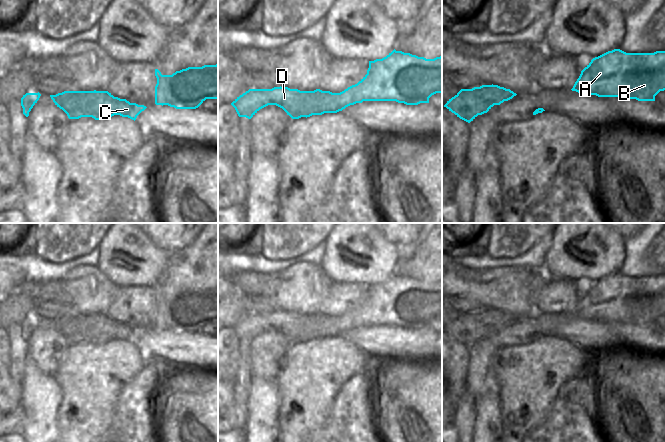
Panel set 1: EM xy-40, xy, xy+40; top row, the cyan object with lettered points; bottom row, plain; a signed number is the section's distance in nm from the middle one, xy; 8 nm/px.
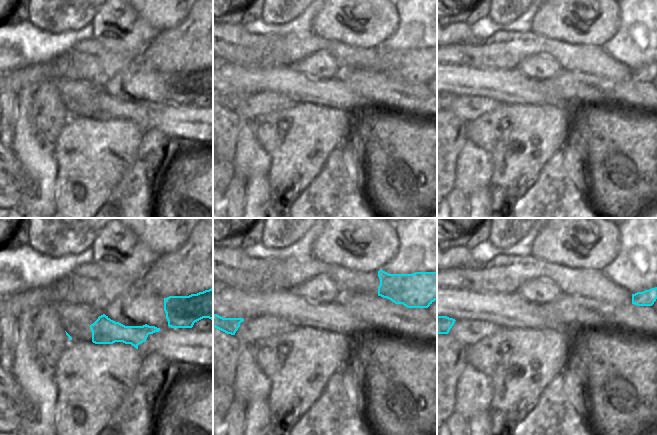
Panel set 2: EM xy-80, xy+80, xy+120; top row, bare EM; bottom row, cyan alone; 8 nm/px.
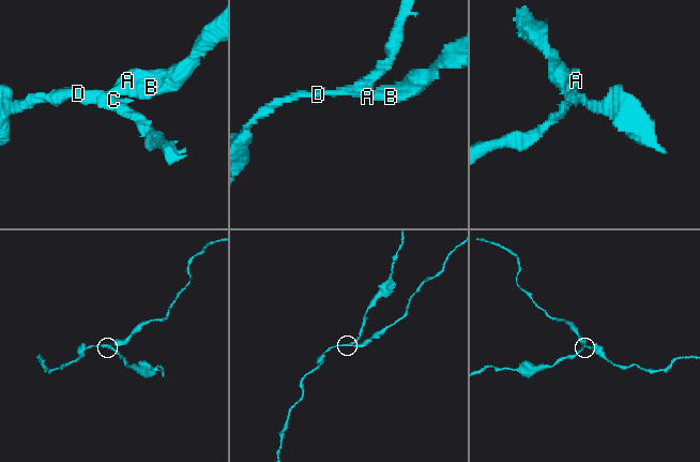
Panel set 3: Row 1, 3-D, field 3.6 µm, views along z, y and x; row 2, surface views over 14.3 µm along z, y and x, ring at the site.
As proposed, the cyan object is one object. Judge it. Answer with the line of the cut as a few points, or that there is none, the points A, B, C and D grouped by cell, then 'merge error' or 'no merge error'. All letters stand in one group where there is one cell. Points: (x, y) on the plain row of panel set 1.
xy (355, 308), (361, 311), (363, 324) | A B / C D | merge error

